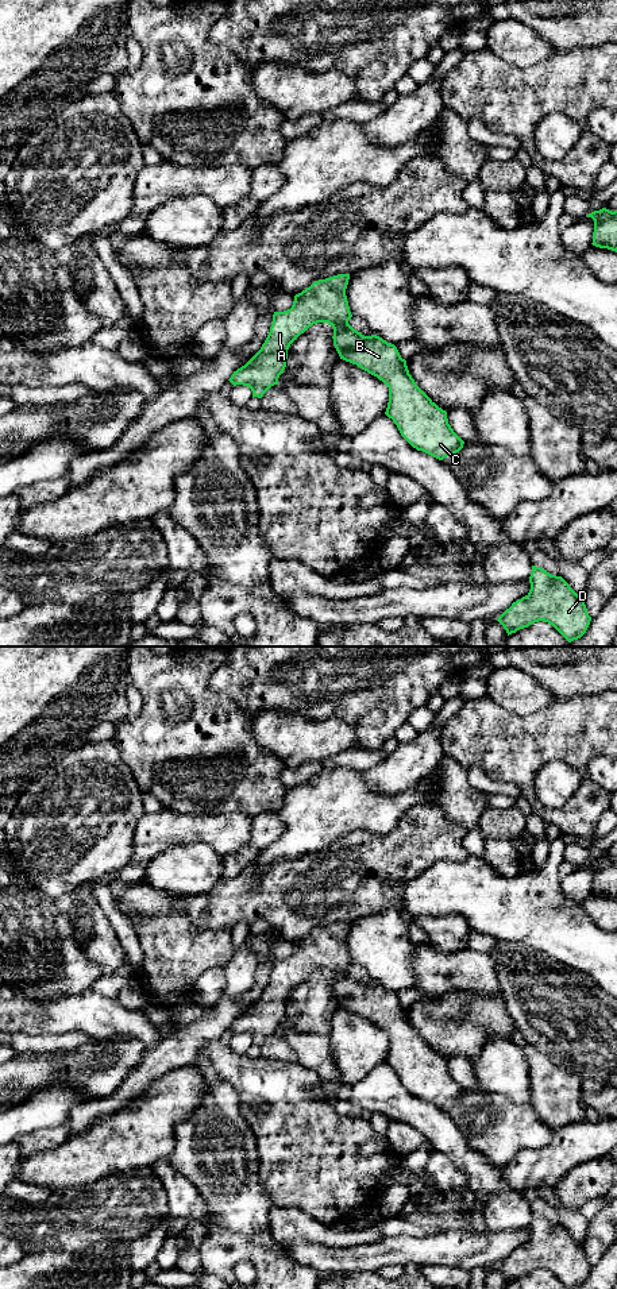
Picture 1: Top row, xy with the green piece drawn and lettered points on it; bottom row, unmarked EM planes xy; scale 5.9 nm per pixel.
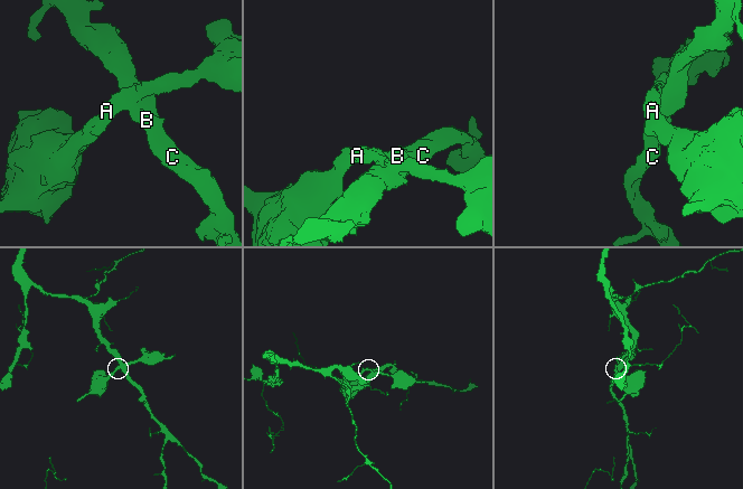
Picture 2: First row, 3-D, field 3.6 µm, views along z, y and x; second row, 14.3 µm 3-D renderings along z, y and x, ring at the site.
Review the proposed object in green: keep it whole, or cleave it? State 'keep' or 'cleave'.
cleave

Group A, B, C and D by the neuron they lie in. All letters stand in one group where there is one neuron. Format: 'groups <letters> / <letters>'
groups A / B C D

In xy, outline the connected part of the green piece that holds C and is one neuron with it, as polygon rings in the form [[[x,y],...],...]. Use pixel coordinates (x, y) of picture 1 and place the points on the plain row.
[[[348,970],[333,976],[333,993],[340,1007],[356,1012],[389,1035],[385,1062],[417,1099],[439,1108],[459,1100],[464,1089],[439,1055],[414,1030],[397,995],[377,983],[363,984]]]

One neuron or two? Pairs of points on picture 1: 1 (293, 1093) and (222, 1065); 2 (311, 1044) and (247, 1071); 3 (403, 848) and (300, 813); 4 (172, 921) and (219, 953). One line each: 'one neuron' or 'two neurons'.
1: one neuron
2: two neurons
3: two neurons
4: one neuron

